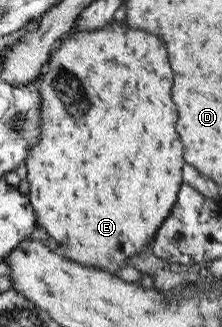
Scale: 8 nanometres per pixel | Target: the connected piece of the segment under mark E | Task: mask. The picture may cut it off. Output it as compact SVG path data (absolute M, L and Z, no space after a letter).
M107 22L99 30L87 30L87 32L73 32L67 40L59 42L48 54L48 60L39 74L40 84L40 140L33 146L25 160L26 181L28 187L28 201L34 211L35 225L45 230L45 234L55 240L57 246L62 248L67 259L85 267L93 267L101 271L119 271L124 268L131 256L137 256L139 252L148 250L149 242L153 240L155 232L170 214L176 194L181 186L181 142L175 134L175 104L171 102L169 90L173 84L173 72L169 68L165 46L159 38L145 34L141 30L131 30L124 23Z

